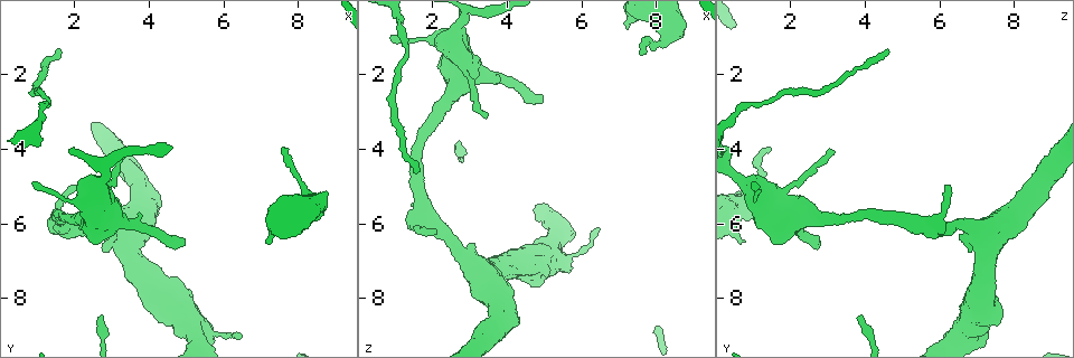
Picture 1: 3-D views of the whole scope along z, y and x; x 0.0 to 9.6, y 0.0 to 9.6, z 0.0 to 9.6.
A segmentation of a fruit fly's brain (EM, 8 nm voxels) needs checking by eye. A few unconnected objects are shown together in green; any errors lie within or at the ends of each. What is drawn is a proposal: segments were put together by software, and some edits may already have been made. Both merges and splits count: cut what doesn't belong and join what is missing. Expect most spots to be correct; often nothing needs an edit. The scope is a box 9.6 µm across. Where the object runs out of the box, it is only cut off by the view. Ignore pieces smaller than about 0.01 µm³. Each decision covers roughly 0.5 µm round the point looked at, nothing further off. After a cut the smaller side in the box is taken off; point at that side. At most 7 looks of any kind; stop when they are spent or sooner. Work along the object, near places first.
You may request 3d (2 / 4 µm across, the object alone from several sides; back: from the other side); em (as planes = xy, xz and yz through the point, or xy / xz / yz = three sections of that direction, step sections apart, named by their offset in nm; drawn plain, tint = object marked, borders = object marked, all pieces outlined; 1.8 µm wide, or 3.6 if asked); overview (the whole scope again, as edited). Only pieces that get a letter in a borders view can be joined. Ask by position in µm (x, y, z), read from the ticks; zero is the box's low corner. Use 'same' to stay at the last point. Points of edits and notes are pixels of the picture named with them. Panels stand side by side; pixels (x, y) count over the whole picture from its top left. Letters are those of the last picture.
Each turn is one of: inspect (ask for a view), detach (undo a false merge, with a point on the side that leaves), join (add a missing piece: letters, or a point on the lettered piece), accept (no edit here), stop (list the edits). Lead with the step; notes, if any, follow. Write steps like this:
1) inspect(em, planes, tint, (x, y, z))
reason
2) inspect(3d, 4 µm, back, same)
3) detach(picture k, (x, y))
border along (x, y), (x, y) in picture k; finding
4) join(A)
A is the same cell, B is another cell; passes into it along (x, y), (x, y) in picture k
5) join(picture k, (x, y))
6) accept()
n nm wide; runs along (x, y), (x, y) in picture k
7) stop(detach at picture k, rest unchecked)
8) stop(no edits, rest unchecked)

inspect(em, xz, step 8, borders, (7.30, 6.50, 0.65))

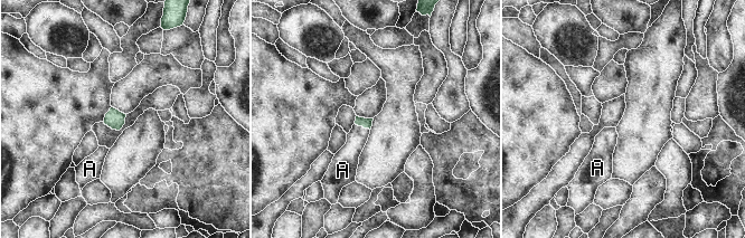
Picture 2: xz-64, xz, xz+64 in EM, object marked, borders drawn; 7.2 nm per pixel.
inspect(em, planes, borders, same)
another direction

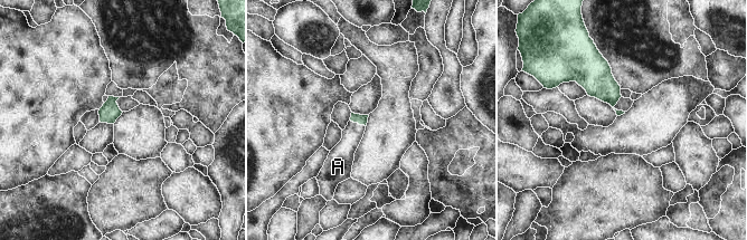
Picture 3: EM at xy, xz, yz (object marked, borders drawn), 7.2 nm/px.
join(A)
A is the same cell; passes into it along (361, 120), (358, 123), (343, 153) in picture 3; the neuron continues

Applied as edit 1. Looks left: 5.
inspect(3d, 4 µm, (1.60, 1.30, 4.60))
tapers out

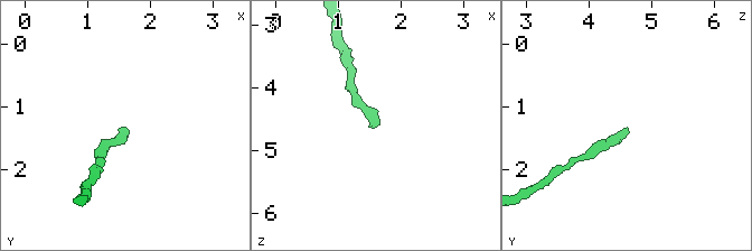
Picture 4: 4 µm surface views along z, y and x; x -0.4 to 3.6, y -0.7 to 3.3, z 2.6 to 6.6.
inspect(em, xz, step 16, borders, (1.65, 1.30, 4.60))

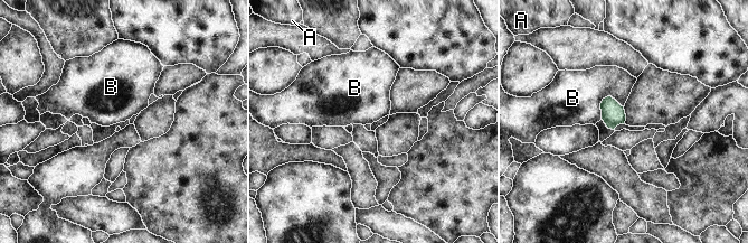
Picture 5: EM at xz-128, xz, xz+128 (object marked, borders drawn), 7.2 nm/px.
inspect(em, planes, borders, same)

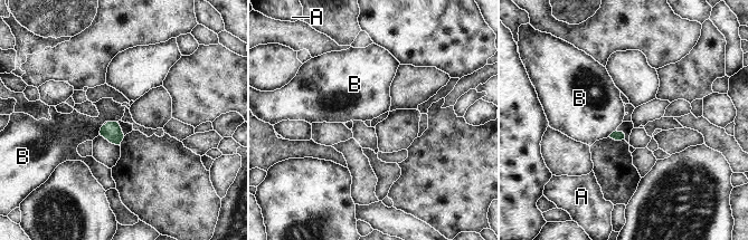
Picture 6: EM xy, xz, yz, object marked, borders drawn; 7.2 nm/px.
accept()
A and B are other cells; border along (107, 121), (116, 122) in picture 6; none of them fits

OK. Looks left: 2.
inspect(em, planes, borders, (5.00, 6.50, 2.65))
branch stops here

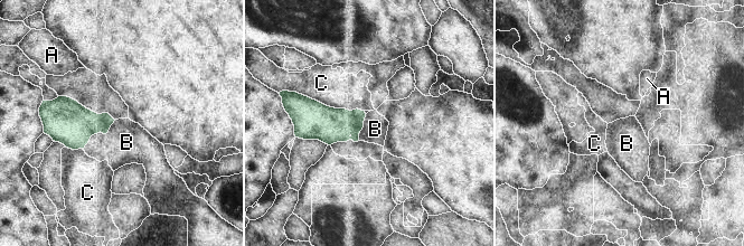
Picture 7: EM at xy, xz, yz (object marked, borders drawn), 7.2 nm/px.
join(B)
130 nm wide; B is the same cell, A and C are other cells; passes into it along (66, 121), (99, 132), (126, 142) in picture 7; the neuron continues

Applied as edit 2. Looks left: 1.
stop(join at picture 3, join at picture 7, rest unchecked)

